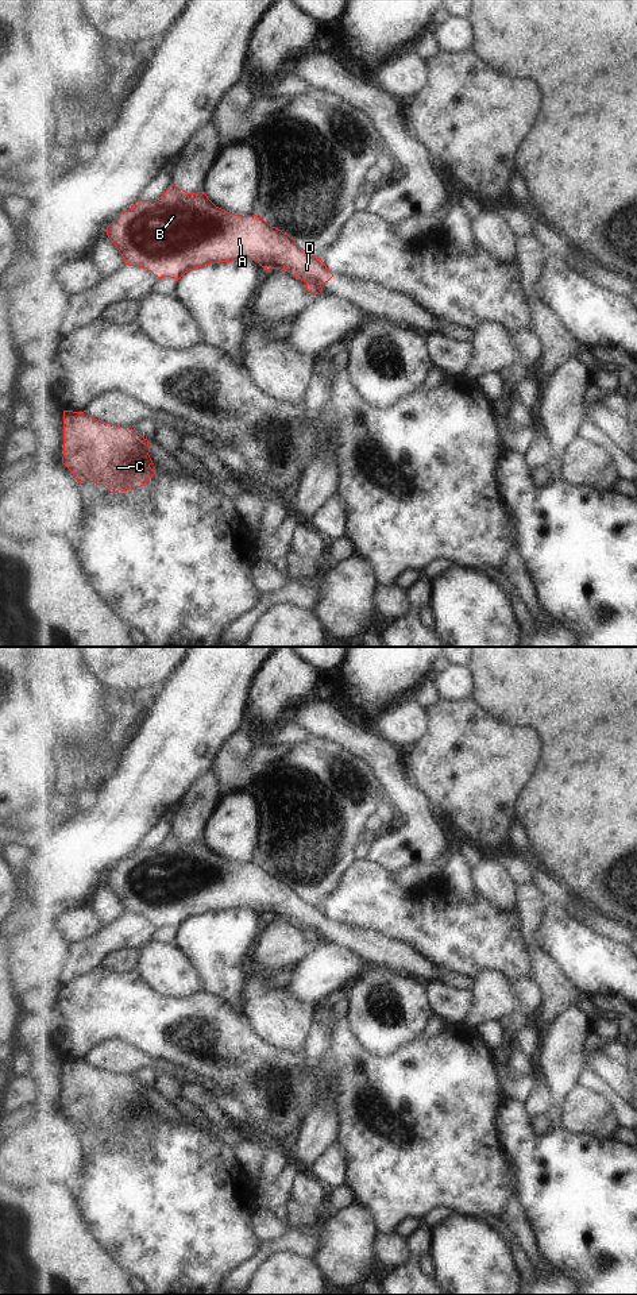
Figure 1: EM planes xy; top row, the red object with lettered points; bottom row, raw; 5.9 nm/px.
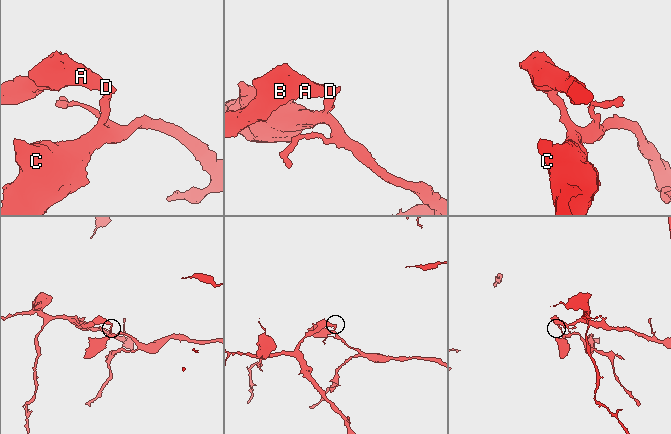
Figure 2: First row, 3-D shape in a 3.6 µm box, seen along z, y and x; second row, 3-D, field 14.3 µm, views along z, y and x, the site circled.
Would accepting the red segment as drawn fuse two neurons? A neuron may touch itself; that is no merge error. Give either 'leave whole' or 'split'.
split

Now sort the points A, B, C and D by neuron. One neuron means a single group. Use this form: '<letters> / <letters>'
A B D / C

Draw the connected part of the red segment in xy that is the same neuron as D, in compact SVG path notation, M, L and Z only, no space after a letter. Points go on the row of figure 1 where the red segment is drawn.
M174 184L157 200L138 200L108 227L107 235L124 263L144 267L158 278L177 281L189 270L211 263L255 261L266 270L281 269L305 282L325 284L333 274L293 238L256 215L240 216L216 207L205 192L188 193Z

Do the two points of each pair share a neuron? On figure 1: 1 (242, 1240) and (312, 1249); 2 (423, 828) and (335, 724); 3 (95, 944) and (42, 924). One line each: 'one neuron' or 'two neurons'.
1: two neurons
2: one neuron
3: two neurons

